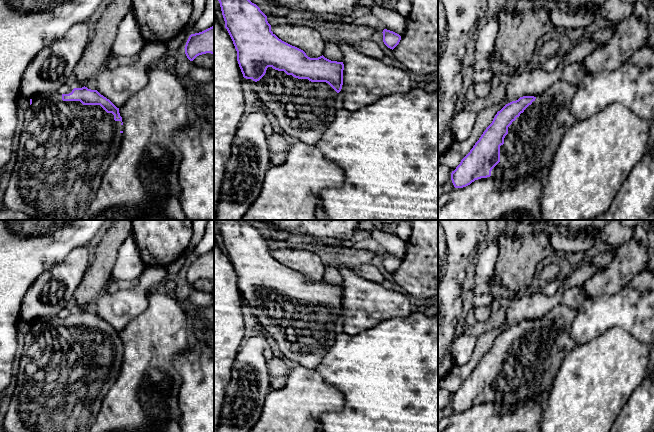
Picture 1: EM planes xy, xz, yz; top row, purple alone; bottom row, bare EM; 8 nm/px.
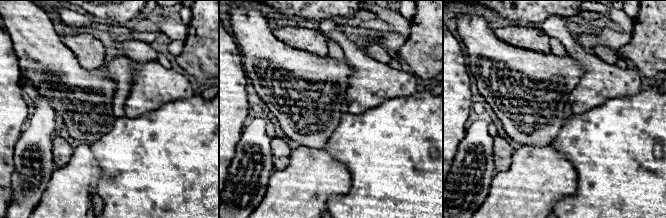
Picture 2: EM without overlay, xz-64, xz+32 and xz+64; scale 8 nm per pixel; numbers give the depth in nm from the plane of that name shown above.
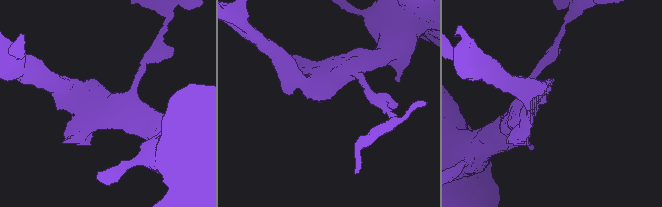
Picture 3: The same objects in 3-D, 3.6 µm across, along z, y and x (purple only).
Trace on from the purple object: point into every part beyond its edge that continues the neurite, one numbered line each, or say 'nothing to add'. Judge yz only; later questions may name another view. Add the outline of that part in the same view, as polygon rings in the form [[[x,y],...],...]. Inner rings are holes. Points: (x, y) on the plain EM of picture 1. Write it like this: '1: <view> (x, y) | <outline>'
1: yz (533, 362) | [[[559,304],[545,317],[536,320],[532,328],[508,351],[504,368],[500,370],[500,386],[491,395],[492,402],[512,407],[525,399],[538,397],[541,399],[542,409],[546,407],[562,361],[576,347],[570,331],[575,315],[576,311]]]

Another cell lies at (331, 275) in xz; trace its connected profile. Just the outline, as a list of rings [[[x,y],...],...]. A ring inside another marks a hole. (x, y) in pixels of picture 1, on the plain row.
[[[325,265],[323,280],[331,285],[343,286],[343,278],[335,266]]]

